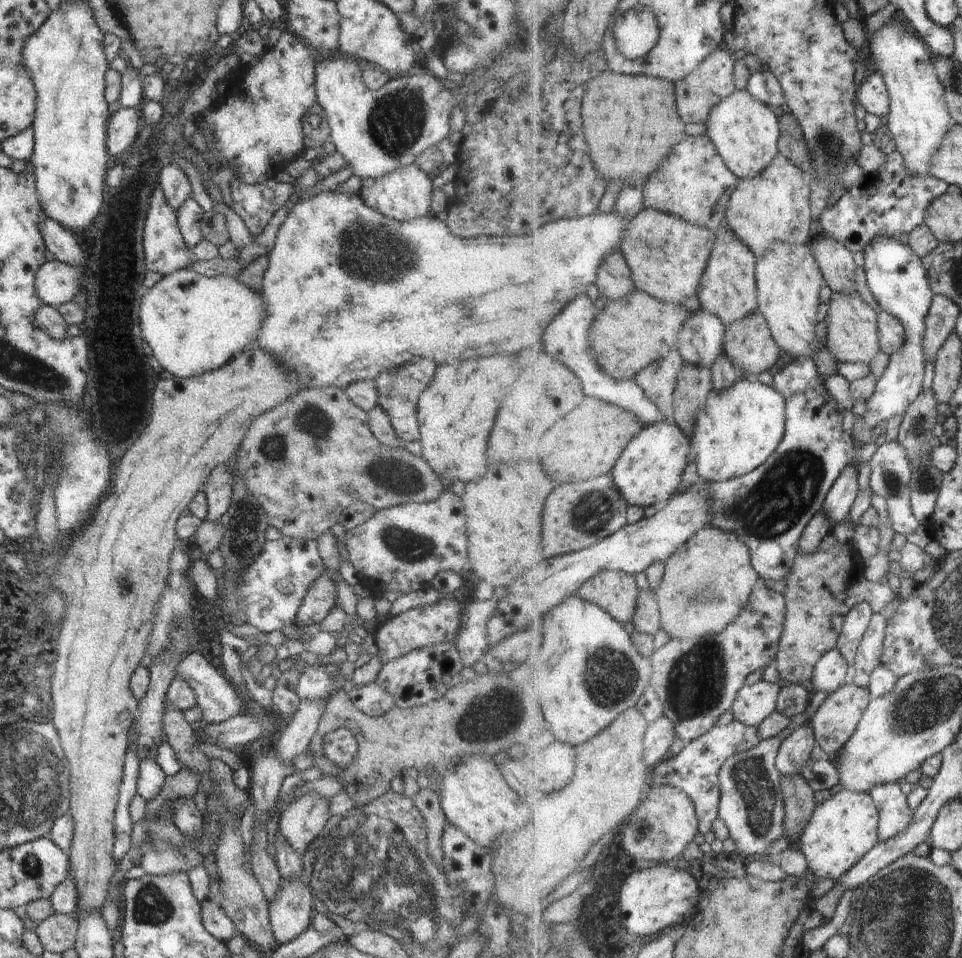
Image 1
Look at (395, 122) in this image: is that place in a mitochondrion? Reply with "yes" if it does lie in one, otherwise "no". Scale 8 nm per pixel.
yes

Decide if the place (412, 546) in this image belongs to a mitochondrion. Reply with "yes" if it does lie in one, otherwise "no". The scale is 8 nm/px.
yes

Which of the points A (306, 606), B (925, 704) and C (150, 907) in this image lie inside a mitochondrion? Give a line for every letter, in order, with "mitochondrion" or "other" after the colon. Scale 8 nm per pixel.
A: other
B: mitochondrion
C: mitochondrion

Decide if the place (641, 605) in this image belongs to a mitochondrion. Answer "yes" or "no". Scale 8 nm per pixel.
no

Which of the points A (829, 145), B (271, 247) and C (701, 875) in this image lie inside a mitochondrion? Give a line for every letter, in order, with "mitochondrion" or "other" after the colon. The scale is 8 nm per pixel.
A: mitochondrion
B: other
C: other

